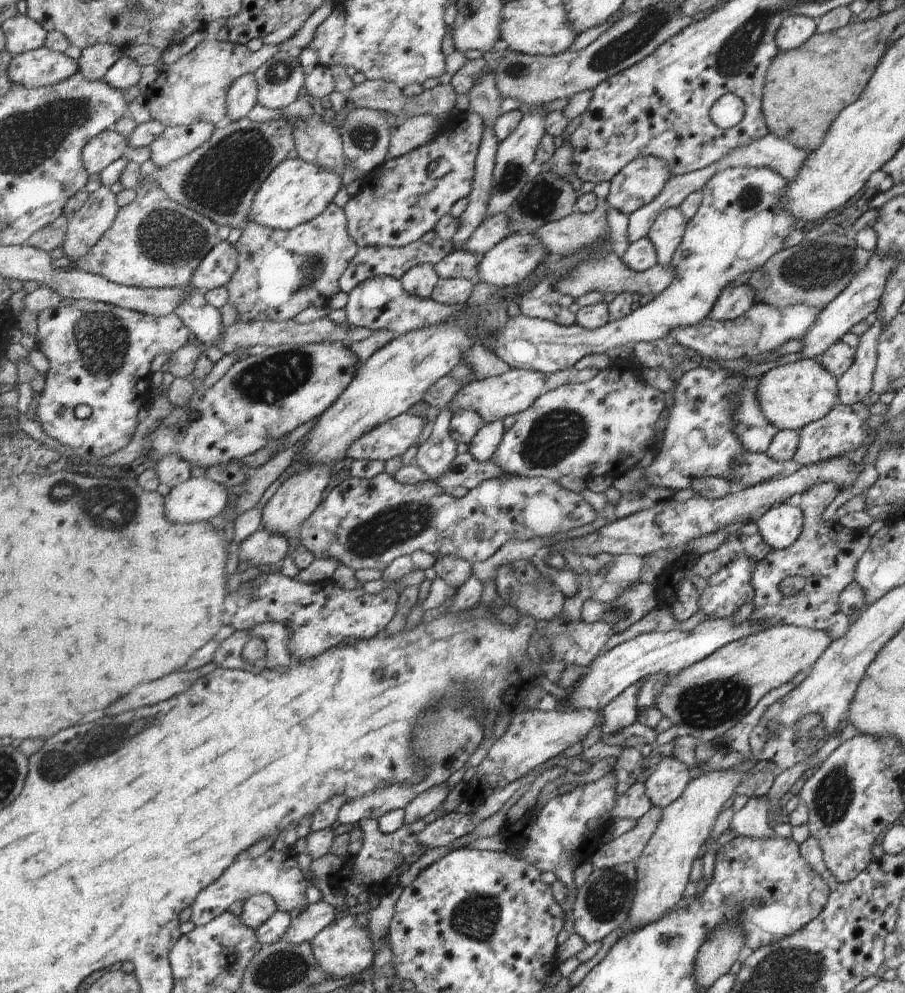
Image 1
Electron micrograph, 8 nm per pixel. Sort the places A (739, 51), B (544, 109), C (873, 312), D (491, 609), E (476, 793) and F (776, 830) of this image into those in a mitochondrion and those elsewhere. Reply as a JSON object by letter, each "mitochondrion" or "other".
{"A":"mitochondrion","B":"other","C":"other","D":"other","E":"other","F":"other"}

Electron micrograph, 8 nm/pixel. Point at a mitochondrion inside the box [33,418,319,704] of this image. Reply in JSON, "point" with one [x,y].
{"point":[124,501]}

